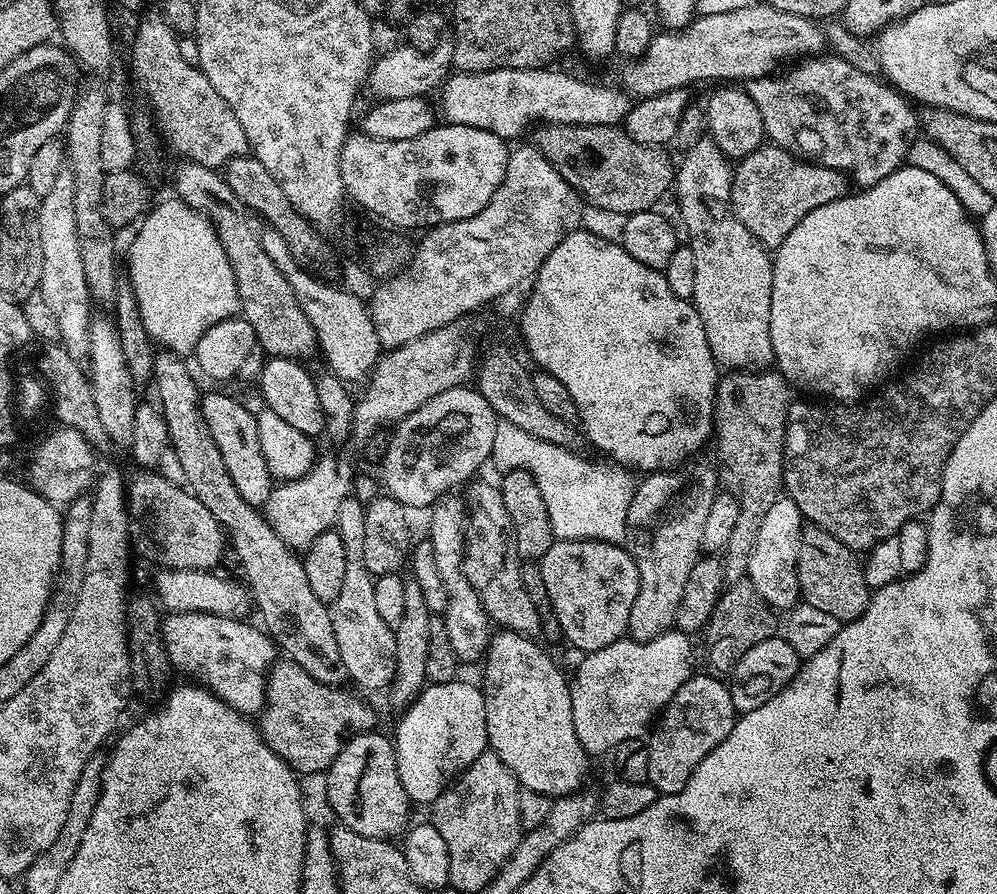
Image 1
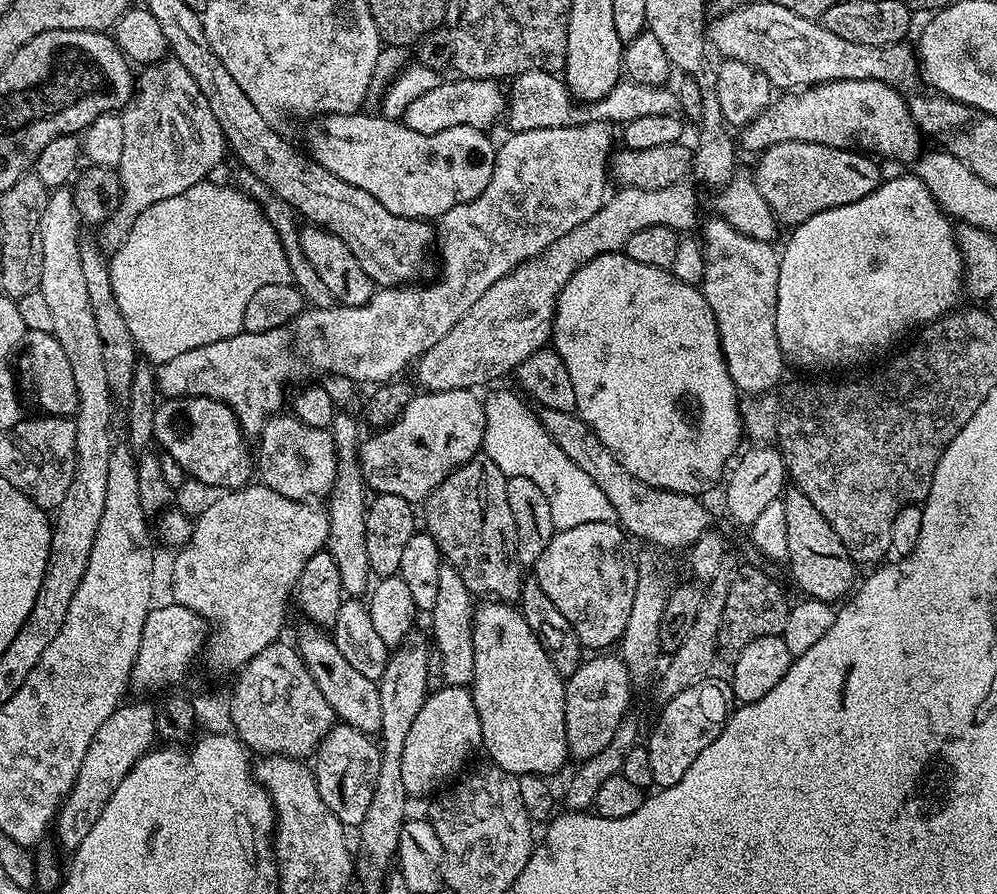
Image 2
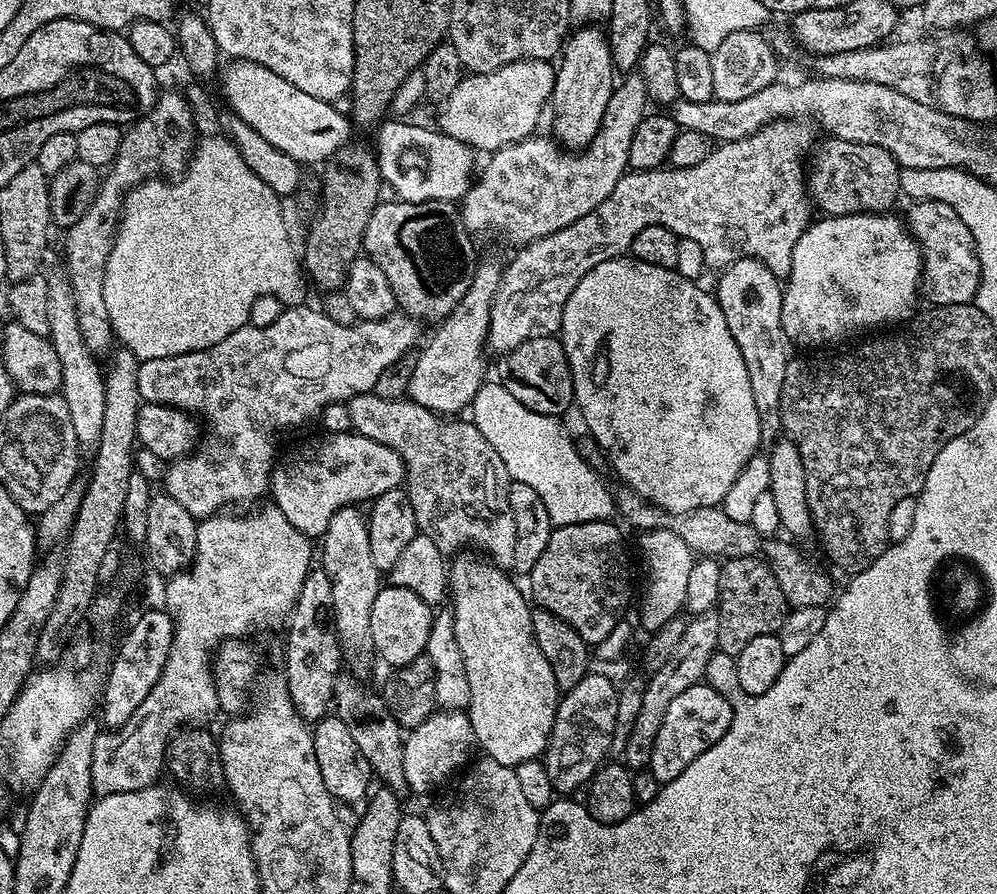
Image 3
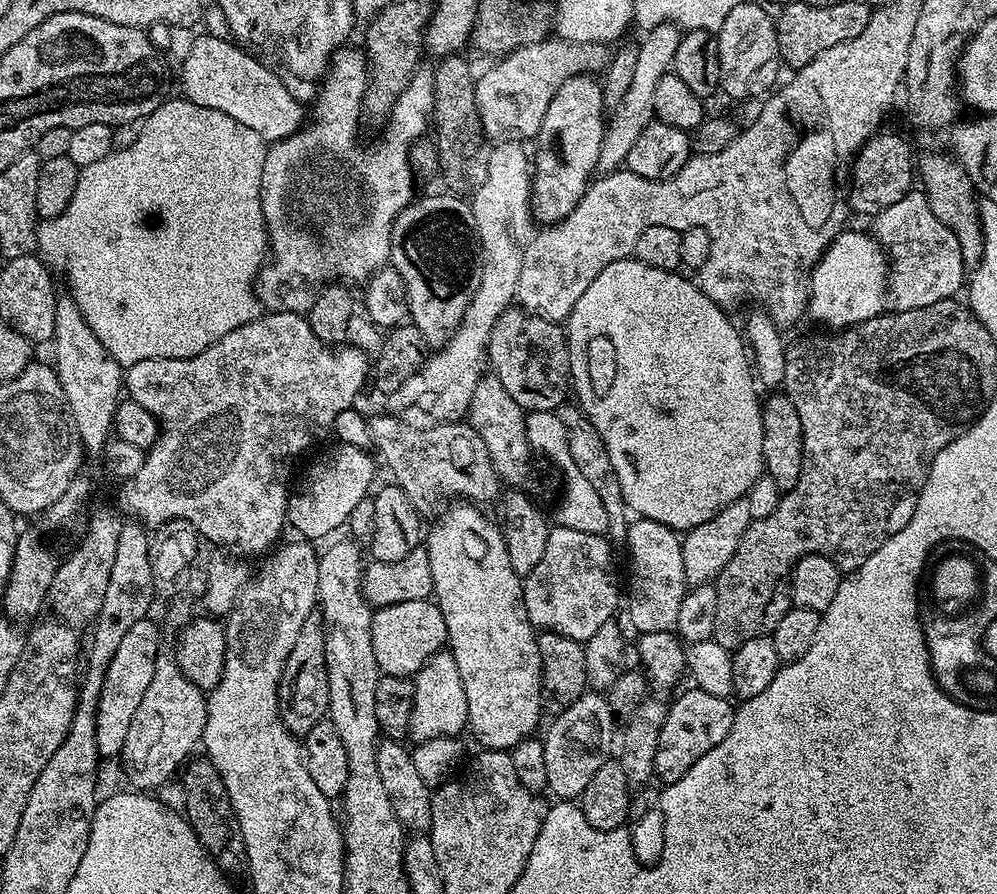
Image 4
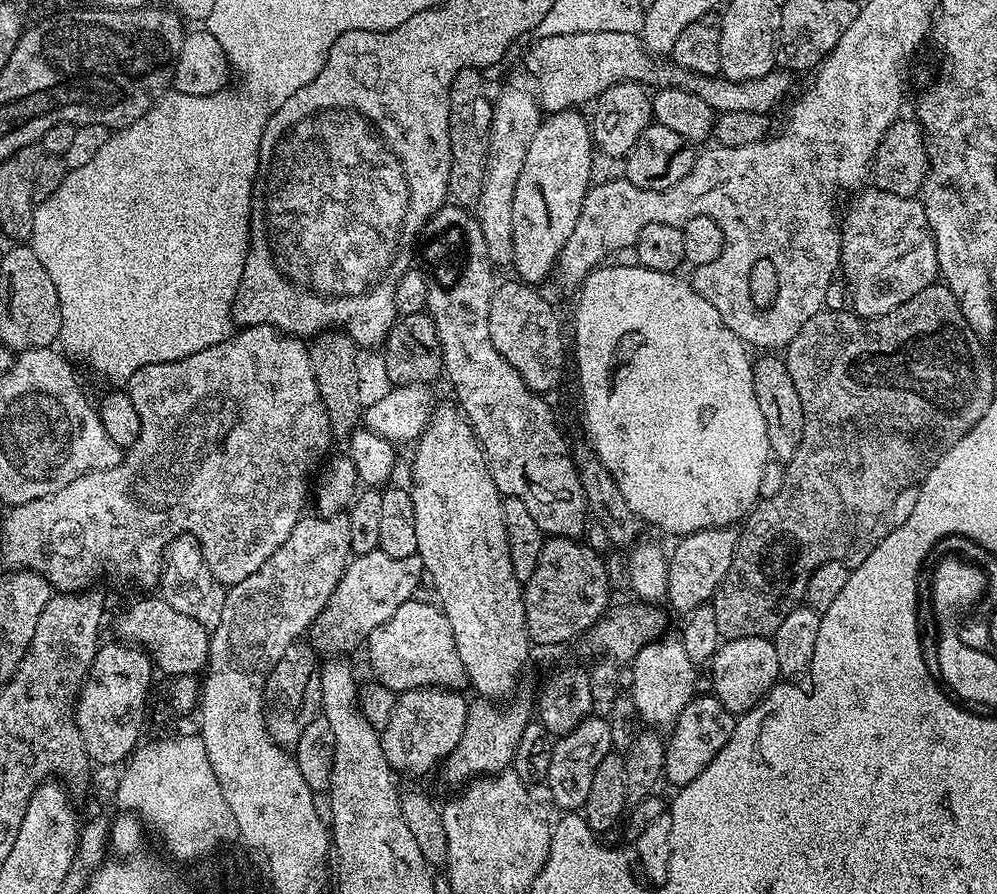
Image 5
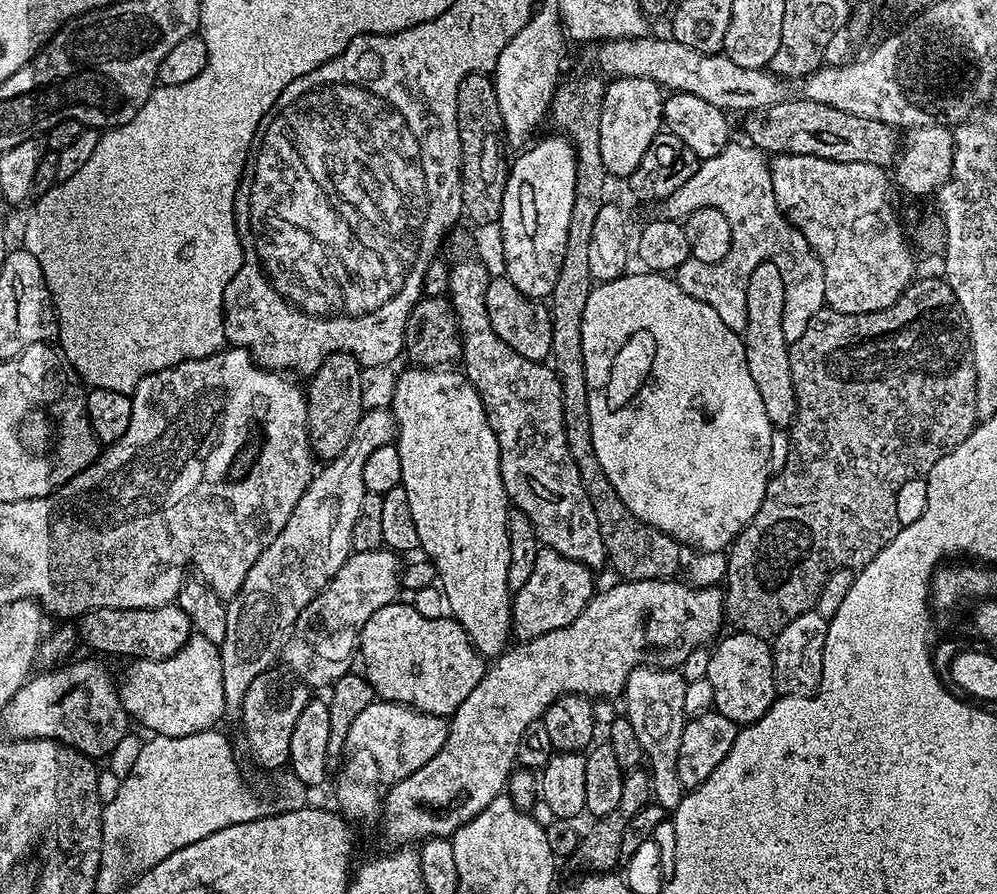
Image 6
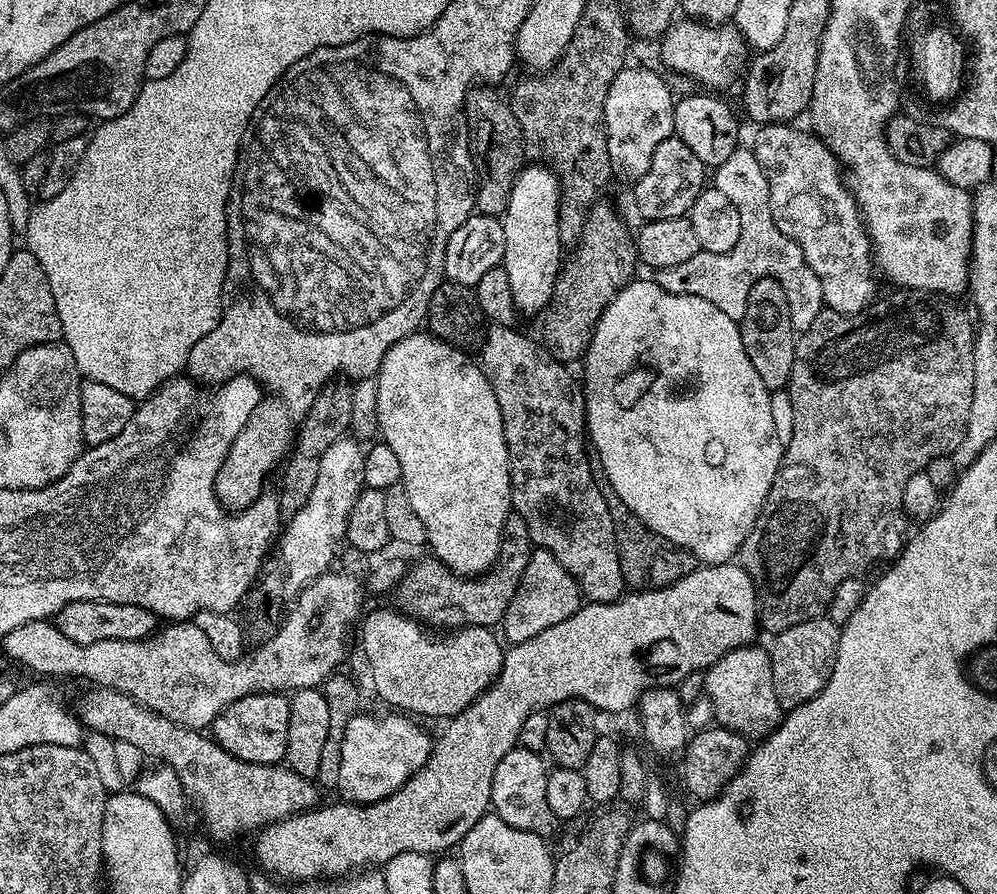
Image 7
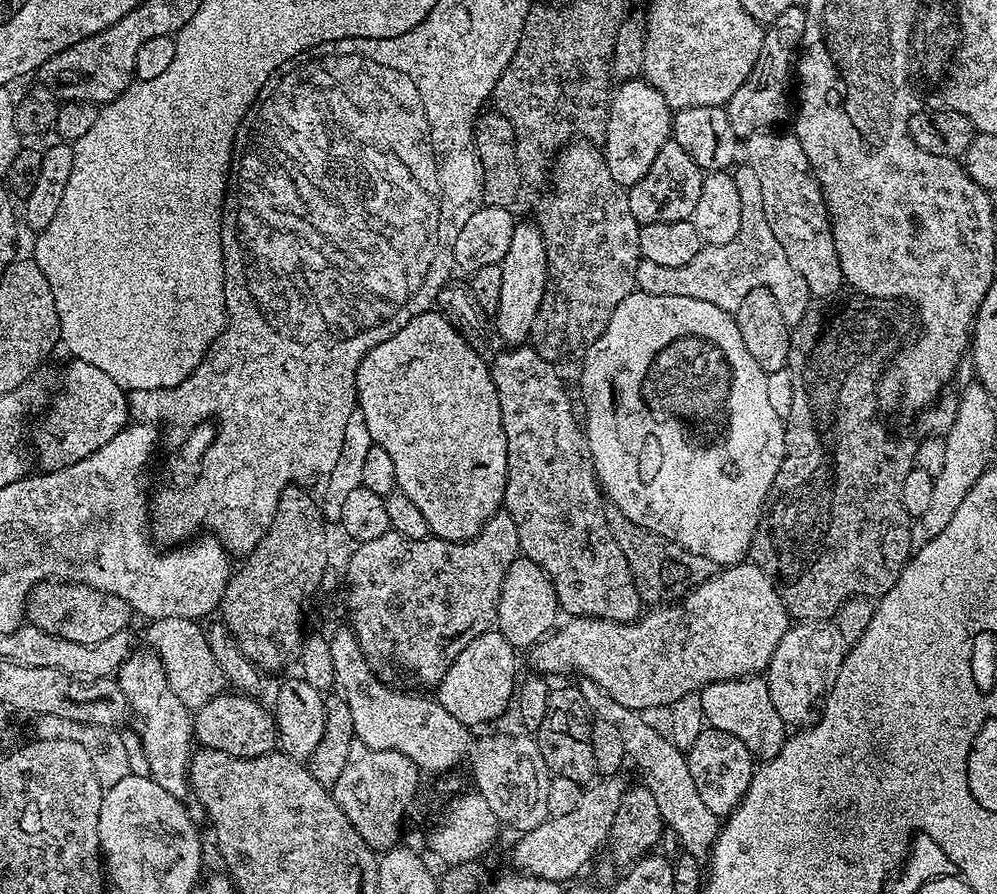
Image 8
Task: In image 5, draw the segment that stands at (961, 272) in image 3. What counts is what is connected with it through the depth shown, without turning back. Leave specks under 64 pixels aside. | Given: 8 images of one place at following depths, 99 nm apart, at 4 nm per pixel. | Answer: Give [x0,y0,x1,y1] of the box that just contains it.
[840,190,940,316]

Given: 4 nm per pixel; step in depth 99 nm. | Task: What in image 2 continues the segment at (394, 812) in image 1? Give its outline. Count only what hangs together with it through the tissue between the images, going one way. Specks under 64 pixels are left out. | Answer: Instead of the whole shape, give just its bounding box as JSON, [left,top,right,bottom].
[314,722,381,826]

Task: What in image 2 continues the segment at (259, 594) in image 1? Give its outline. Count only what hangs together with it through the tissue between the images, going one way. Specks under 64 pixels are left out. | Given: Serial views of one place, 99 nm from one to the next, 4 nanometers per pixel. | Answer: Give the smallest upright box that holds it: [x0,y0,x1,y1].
[294,622,382,733]

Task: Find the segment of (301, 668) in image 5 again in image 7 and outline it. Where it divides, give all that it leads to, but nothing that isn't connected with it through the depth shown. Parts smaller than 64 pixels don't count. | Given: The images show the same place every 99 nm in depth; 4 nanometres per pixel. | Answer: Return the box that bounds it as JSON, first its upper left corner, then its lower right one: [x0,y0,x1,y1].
[210,692,290,764]

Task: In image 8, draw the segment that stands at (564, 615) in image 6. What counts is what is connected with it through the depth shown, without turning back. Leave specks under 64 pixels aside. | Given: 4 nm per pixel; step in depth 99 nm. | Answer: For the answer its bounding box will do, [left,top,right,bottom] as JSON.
[495,555,561,650]

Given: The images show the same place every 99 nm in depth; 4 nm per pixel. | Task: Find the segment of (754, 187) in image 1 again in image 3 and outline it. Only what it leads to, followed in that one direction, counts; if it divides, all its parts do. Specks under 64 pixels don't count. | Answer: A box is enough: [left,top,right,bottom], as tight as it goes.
[806,138,900,216]

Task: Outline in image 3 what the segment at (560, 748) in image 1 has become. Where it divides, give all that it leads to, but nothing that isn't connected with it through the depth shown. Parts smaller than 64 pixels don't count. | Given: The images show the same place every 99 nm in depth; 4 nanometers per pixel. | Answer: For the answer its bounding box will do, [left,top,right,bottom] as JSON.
[448,554,562,768]

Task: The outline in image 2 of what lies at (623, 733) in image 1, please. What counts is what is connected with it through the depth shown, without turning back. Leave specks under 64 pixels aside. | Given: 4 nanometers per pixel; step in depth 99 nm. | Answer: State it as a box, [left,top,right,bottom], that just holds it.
[564,654,634,762]

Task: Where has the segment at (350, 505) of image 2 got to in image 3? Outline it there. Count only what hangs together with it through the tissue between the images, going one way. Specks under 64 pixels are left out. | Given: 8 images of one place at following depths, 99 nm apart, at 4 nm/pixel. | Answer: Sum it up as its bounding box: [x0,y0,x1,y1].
[322,506,382,678]

